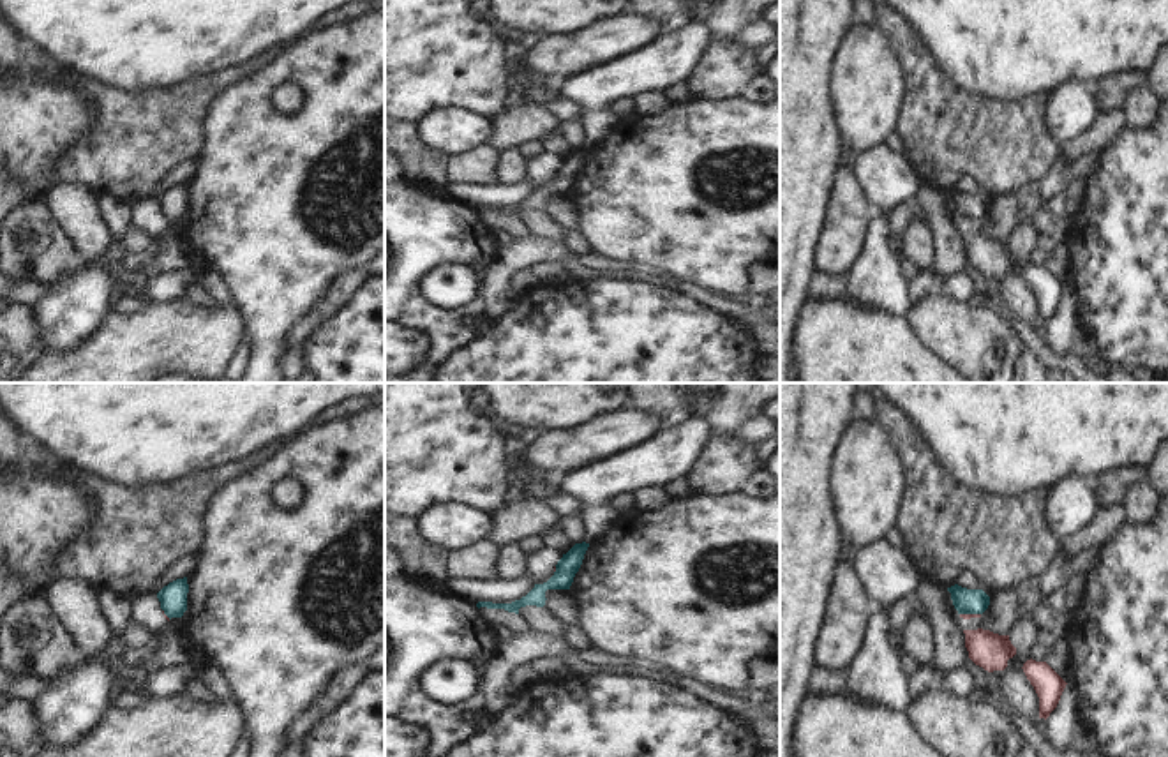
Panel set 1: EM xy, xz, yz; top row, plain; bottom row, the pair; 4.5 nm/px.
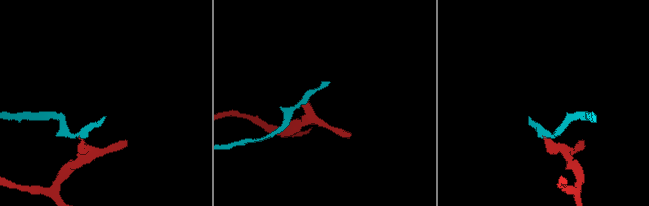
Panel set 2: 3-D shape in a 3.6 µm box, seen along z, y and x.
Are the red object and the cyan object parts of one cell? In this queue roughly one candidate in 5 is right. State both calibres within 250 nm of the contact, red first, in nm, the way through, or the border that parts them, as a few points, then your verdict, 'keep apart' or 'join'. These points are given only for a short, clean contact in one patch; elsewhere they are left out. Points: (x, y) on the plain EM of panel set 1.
calibres 30 and 110 nm; border yz (960, 217), (980, 219); keep apart

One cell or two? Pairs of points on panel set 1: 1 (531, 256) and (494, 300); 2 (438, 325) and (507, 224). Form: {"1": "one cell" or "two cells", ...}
{"1": "one cell", "2": "two cells"}

